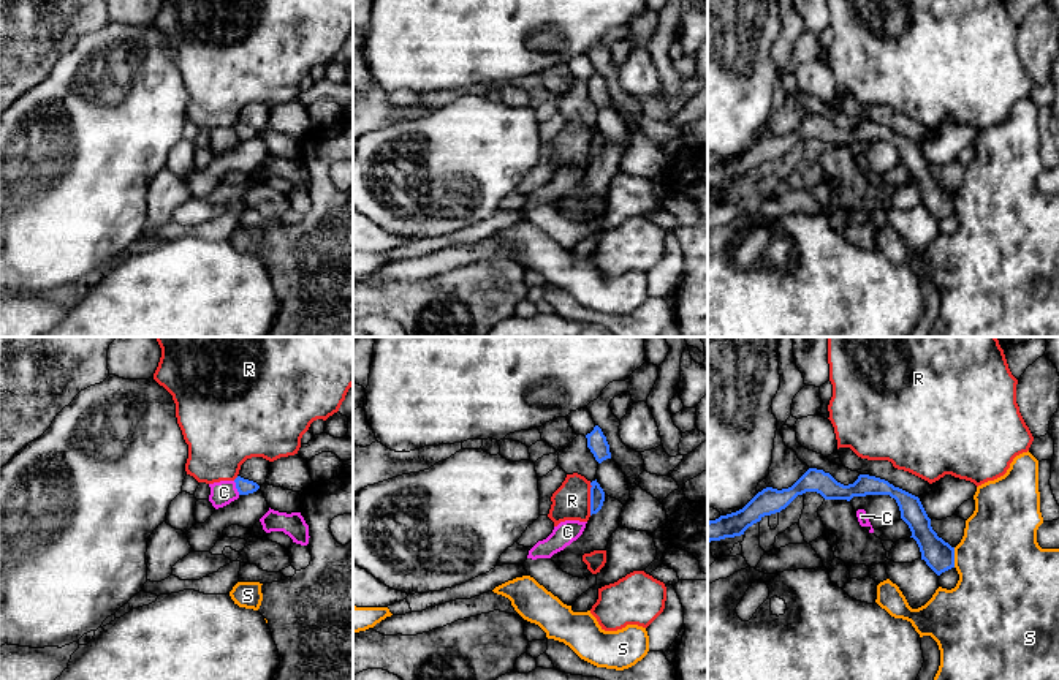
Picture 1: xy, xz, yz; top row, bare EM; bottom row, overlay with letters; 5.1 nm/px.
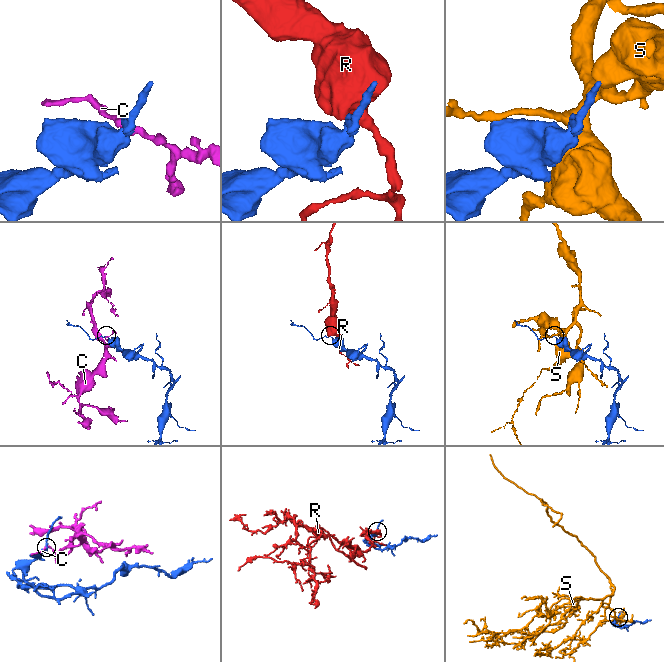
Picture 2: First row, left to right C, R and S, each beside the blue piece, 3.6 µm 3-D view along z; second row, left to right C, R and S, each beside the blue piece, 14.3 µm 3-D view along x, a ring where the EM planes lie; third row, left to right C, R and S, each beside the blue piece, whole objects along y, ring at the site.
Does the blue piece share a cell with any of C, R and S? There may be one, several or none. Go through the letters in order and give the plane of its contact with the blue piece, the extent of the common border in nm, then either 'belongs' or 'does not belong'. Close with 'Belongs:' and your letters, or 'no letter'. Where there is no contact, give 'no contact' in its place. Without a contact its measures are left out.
C: contact in xy; length 80 nm; does not belong
R: contact in xz; length 170 nm; does not belong
S: contact in yz; length 100 nm; does not belong
Belongs: no letter

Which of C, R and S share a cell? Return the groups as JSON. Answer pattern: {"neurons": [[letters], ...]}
{"neurons": [["C"], ["R"], ["S"]]}

